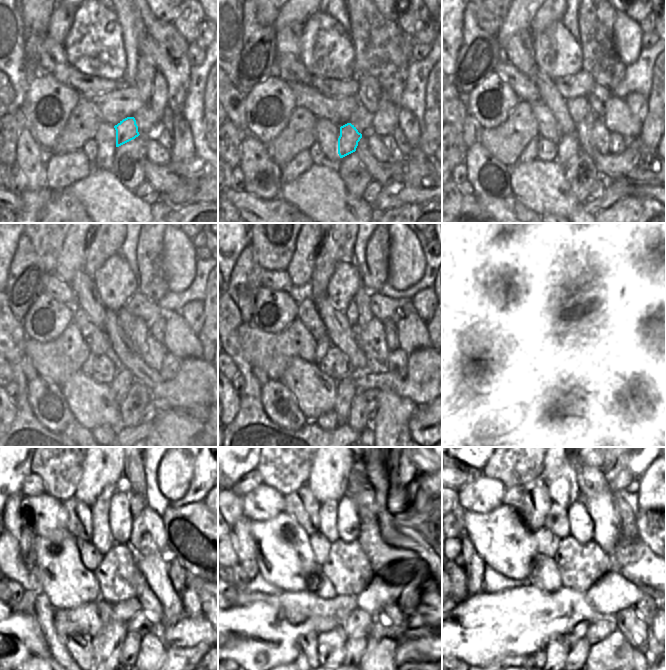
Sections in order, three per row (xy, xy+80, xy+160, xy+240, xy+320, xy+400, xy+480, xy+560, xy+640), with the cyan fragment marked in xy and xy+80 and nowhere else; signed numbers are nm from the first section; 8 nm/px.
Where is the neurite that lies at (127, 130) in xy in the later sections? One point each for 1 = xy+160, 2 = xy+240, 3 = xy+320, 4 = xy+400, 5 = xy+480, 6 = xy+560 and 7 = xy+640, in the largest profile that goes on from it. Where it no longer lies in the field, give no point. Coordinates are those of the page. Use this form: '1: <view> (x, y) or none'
1: xy+160 (569, 146)
2: xy+240 (123, 379)
3: xy+320 (346, 390)
4: xy+400 (567, 399)
5: xy+480 (107, 645)
6: xy+560 (331, 644)
7: xy+640 (555, 650)

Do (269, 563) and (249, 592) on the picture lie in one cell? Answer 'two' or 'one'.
two

